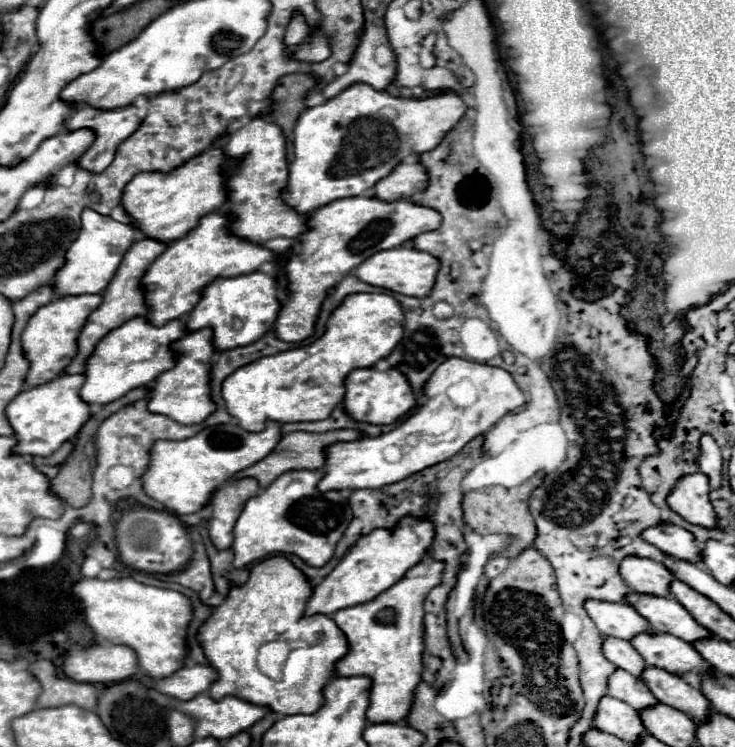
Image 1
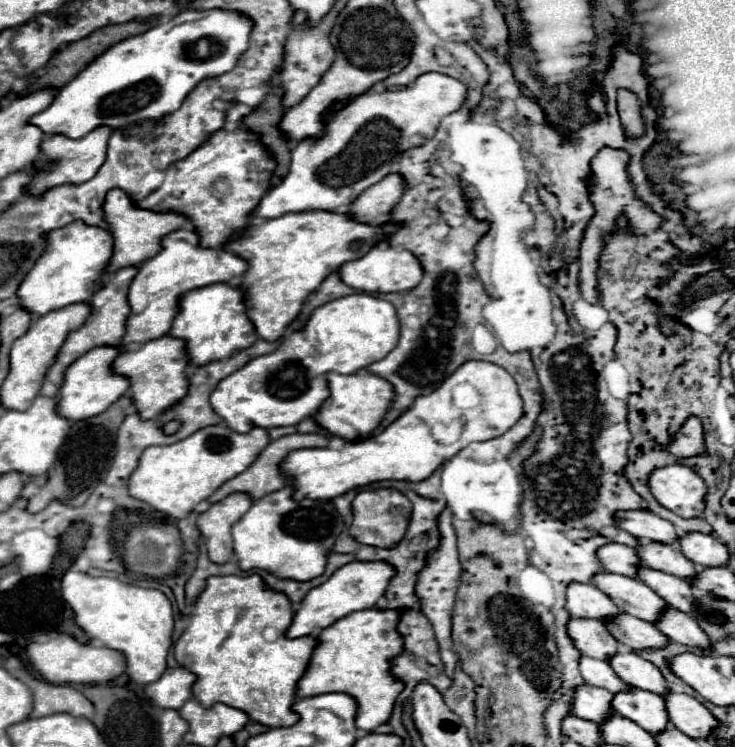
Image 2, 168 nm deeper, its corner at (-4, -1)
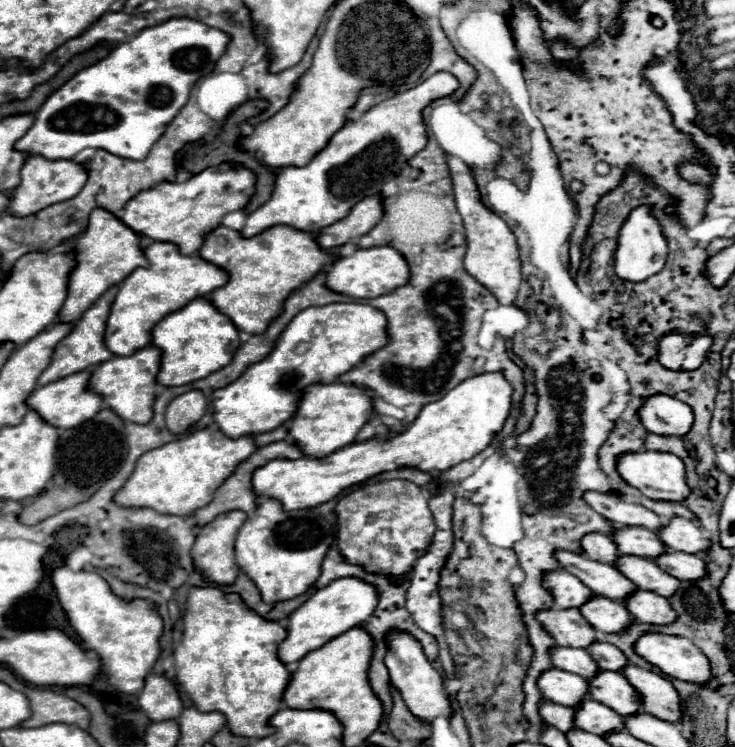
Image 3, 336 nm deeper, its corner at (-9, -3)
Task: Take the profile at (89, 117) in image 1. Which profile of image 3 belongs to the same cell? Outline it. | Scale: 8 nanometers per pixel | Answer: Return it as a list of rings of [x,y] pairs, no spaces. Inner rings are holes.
[[[32,156],[32,160],[26,160],[20,176],[22,176],[22,182],[10,194],[10,204],[8,204],[8,212],[18,218],[36,214],[38,210],[46,208],[48,204],[56,204],[56,202],[76,196],[76,192],[80,192],[80,188],[84,186],[84,180],[88,178],[88,176],[84,176],[84,168],[80,168],[80,164],[74,160],[52,162],[52,160],[44,160],[42,156]]]

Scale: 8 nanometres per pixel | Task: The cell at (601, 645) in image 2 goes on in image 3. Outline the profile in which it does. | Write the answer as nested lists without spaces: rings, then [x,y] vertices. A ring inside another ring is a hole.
[[[578,608],[538,610],[536,618],[544,632],[548,632],[560,646],[588,648],[592,640],[598,640],[596,630],[584,620],[584,616],[580,616]]]

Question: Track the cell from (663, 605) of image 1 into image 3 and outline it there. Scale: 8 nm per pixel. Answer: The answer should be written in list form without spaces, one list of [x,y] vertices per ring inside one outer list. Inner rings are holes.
[[[556,550],[554,556],[564,570],[574,574],[594,594],[602,594],[612,600],[620,600],[620,596],[624,596],[624,592],[636,590],[636,586],[628,584],[628,580],[624,580],[624,576],[620,576],[620,572],[616,572],[616,568],[612,568],[610,564],[588,560],[588,558],[584,558],[584,554],[568,552],[568,550]]]

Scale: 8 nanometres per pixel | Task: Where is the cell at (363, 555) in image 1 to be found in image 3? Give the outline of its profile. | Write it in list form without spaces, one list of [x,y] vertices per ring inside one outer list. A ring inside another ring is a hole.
[[[344,578],[344,580],[334,580],[326,588],[314,592],[300,608],[296,608],[288,616],[288,626],[286,626],[286,640],[278,648],[278,658],[282,664],[292,664],[302,660],[308,652],[324,646],[332,638],[344,634],[346,630],[360,626],[366,622],[376,608],[376,590],[368,586],[366,582],[358,578]]]

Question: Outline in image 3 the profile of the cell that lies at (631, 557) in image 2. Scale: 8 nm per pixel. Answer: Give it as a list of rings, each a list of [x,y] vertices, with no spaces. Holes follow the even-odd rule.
[[[590,532],[584,534],[582,540],[582,552],[584,556],[588,556],[590,560],[598,560],[604,564],[614,564],[616,562],[616,544],[612,544],[612,540],[608,540],[606,534],[598,534],[598,532]]]

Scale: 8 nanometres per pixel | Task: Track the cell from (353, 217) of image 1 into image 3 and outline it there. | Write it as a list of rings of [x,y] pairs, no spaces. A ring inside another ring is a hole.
[[[218,226],[204,236],[200,258],[222,268],[228,274],[228,282],[208,296],[212,306],[228,316],[238,330],[260,334],[264,332],[264,328],[268,328],[268,322],[272,322],[282,312],[288,294],[314,278],[338,256],[326,254],[322,248],[316,248],[312,234],[300,232],[290,226],[274,226],[254,238],[242,238],[240,232]]]

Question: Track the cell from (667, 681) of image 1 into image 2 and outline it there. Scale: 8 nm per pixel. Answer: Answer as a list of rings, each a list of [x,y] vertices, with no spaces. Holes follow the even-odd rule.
[[[619,652],[615,658],[611,658],[611,666],[615,674],[633,688],[649,690],[659,696],[665,696],[669,692],[661,670],[635,652]]]

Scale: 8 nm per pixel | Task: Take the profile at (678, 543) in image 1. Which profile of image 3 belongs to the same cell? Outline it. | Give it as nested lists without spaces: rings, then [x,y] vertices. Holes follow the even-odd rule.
[[[594,490],[584,492],[584,500],[590,508],[594,508],[600,516],[604,516],[608,522],[618,524],[618,526],[632,526],[632,524],[640,524],[648,530],[656,530],[660,528],[662,520],[650,512],[648,508],[640,506],[640,504],[630,504],[624,502],[622,498],[618,498],[614,492],[608,494],[600,494]]]

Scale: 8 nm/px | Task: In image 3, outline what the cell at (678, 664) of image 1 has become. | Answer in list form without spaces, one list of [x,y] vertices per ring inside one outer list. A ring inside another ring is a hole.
[[[594,594],[592,598],[588,598],[580,606],[580,612],[596,630],[606,632],[606,634],[620,632],[632,622],[624,604],[620,604],[618,600],[600,596],[600,594]]]

